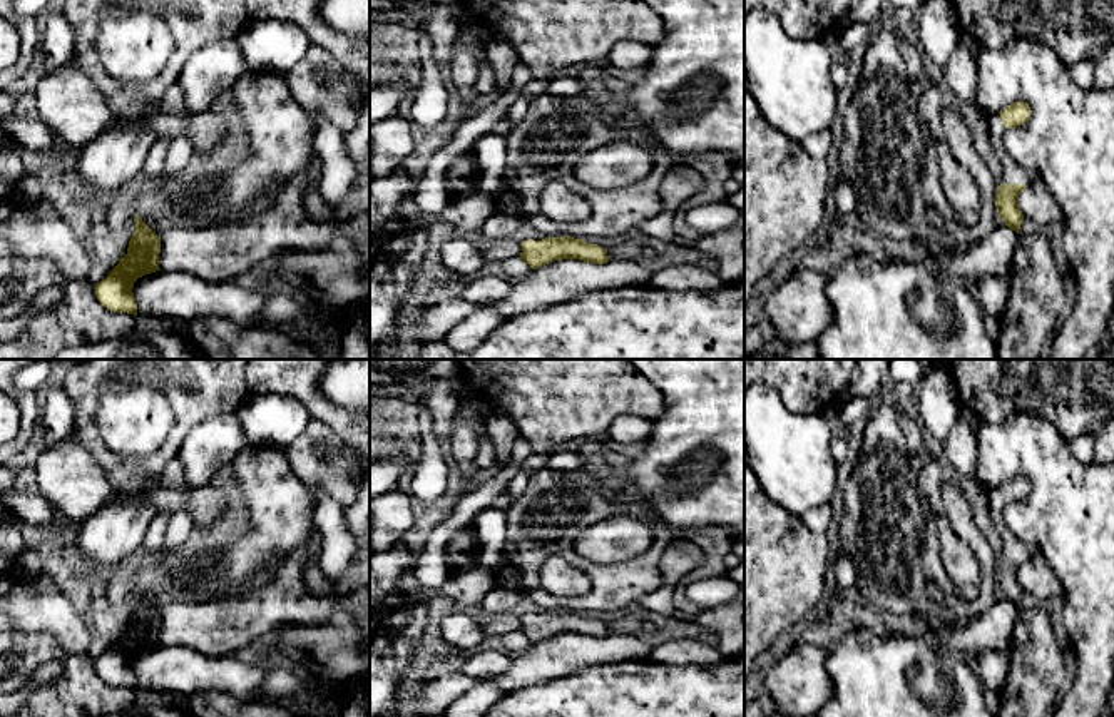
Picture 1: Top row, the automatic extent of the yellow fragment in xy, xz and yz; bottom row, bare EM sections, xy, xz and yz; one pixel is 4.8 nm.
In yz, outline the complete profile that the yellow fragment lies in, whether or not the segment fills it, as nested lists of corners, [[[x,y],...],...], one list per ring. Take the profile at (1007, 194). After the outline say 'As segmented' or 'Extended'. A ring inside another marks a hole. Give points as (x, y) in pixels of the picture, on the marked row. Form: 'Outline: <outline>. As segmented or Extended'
Outline: [[[1019,100],[1000,112],[987,115],[987,137],[1002,165],[1002,181],[997,187],[995,206],[999,217],[1007,227],[1019,234],[1024,214],[1019,207],[1019,196],[1030,184],[1032,174],[1020,167],[1004,147],[1007,129],[1017,129],[1030,120],[1029,104]]]. Extended

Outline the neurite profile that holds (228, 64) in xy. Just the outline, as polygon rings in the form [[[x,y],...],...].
[[[216,38],[201,45],[181,72],[187,110],[211,110],[212,102],[248,72],[243,50],[234,38]]]

